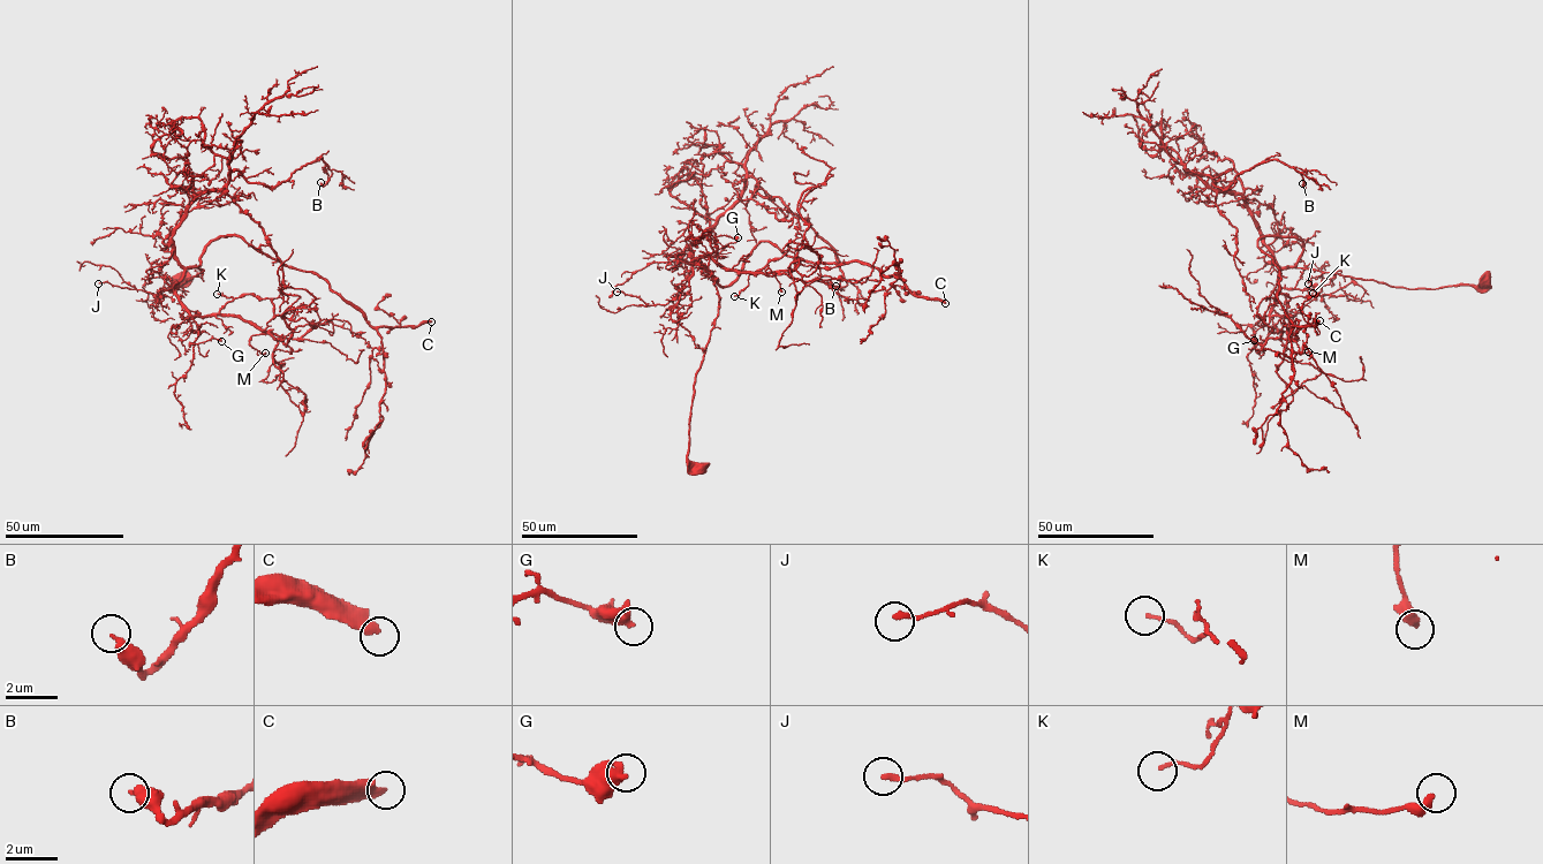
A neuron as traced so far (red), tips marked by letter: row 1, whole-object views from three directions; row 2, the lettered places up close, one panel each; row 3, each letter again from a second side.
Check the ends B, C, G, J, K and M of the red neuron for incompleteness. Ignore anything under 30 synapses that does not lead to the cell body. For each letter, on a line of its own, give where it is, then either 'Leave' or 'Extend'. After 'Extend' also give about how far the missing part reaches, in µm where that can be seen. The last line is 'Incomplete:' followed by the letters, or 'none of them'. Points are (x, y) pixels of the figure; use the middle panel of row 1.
B: Place: (836, 286). Leave
C: Place: (945, 303). Extend. Missing length about 100 µm
G: Place: (738, 237). Leave
J: Place: (617, 292). Leave
K: Place: (734, 296). Leave
M: Place: (781, 292). Leave
Incomplete: C

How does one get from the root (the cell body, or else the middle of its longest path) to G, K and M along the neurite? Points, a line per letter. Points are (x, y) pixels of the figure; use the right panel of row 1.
G: (1485, 278), (1477, 286), (1406, 288), (1284, 267), (1278, 277), (1270, 333), (1262, 342), (1254, 340)
K: (1485, 278), (1477, 286), (1406, 288), (1284, 267), (1270, 315), (1284, 316), (1292, 297), (1313, 293)
M: (1485, 278), (1477, 286), (1406, 288), (1284, 267), (1270, 315), (1290, 316), (1293, 335), (1285, 347), (1308, 351)

